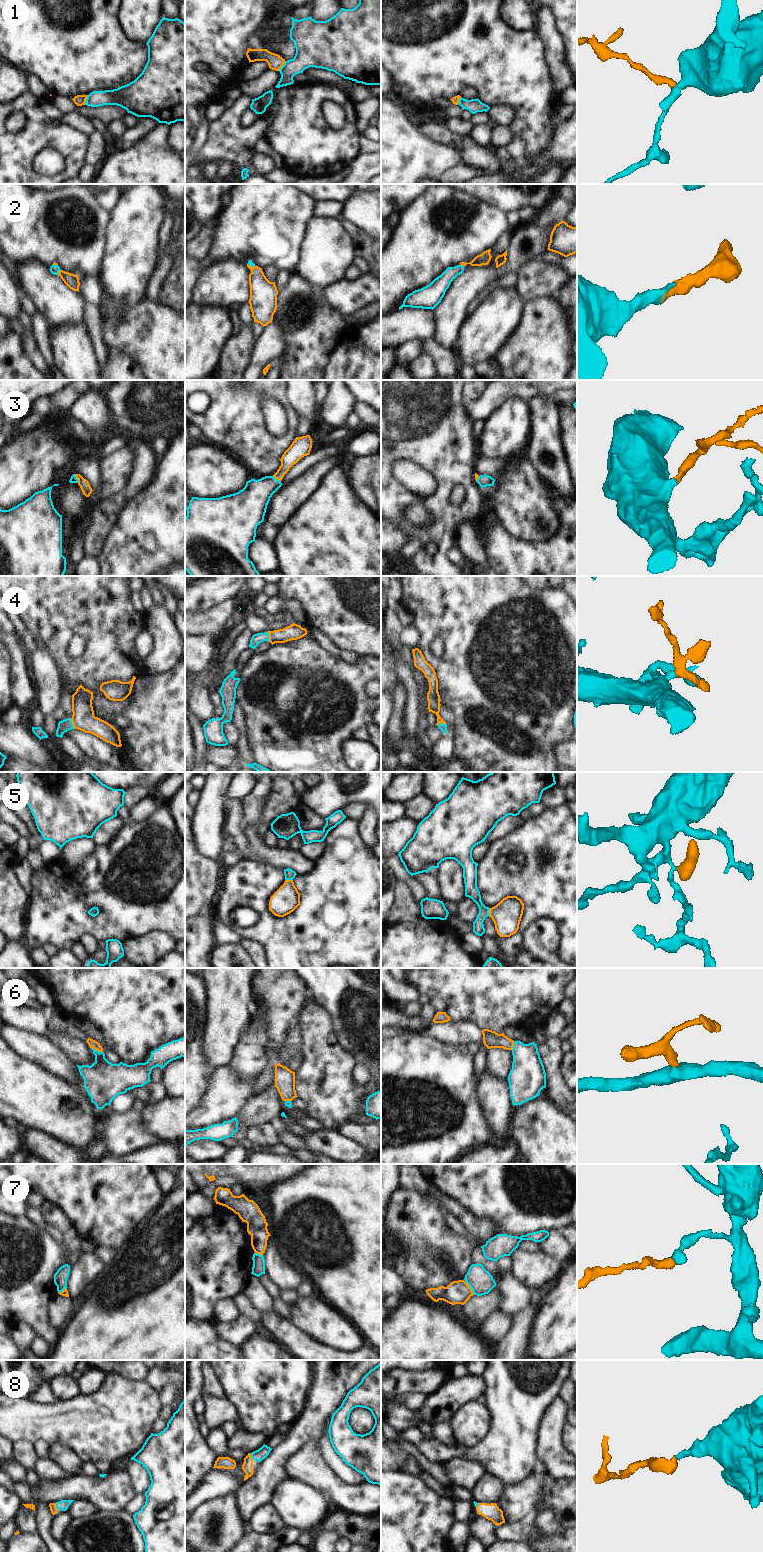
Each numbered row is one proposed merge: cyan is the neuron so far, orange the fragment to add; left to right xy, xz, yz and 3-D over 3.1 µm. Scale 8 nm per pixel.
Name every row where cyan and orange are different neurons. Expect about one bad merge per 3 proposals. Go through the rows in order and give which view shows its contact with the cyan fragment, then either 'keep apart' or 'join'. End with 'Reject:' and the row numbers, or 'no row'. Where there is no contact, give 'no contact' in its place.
1: contact in xy; keep apart
2: contact in xy; join
3: contact in xz; join
4: contact in xy; join
5: contact in xz; join
6: contact in xy; join
7: contact in yz; keep apart
8: contact in xz; join
Reject: 1, 7

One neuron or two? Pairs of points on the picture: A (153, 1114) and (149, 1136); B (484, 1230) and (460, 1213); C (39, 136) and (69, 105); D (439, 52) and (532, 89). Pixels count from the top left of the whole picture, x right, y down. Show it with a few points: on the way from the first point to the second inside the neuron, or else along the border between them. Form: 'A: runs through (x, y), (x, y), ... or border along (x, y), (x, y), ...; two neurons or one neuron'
A: border along (142, 1111), (147, 1127), (156, 1135), (171, 1141); two neurons
B: runs through (478, 1226), (466, 1218); one neuron
C: border along (48, 97), (49, 101), (62, 114); two neurons
D: runs through (462, 59), (497, 63), (509, 67); one neuron

